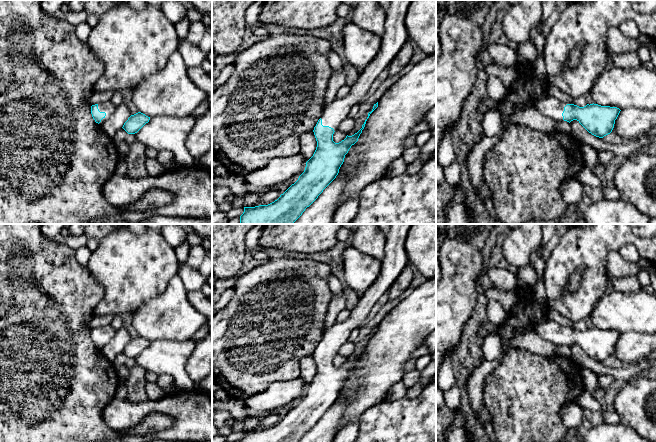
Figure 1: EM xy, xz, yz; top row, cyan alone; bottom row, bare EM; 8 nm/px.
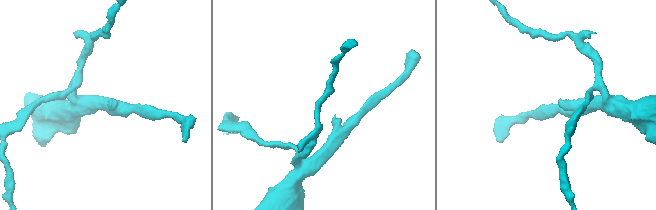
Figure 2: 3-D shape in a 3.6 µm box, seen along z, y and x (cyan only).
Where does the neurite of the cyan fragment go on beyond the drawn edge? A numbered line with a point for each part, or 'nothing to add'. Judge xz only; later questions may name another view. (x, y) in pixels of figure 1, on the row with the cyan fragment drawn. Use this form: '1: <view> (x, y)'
1: xz (395, 36)

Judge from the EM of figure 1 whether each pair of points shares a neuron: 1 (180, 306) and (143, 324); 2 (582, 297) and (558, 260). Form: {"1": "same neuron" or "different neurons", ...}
{"1": "same neuron", "2": "same neuron"}

